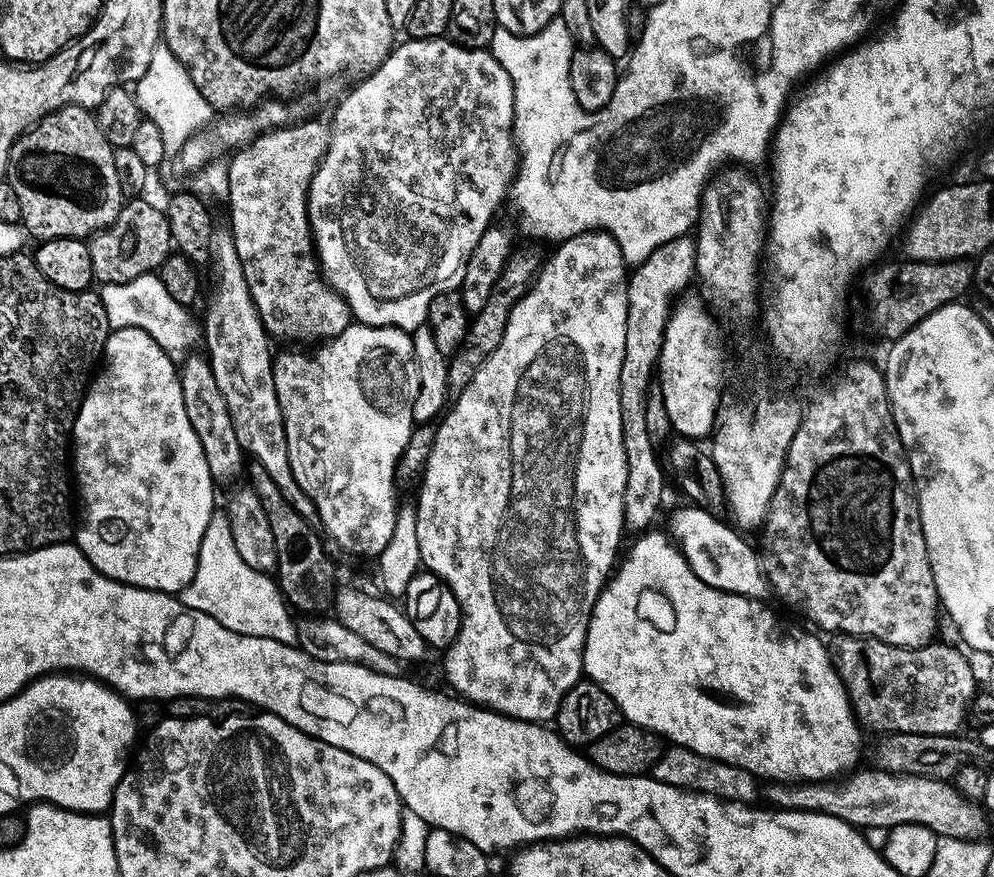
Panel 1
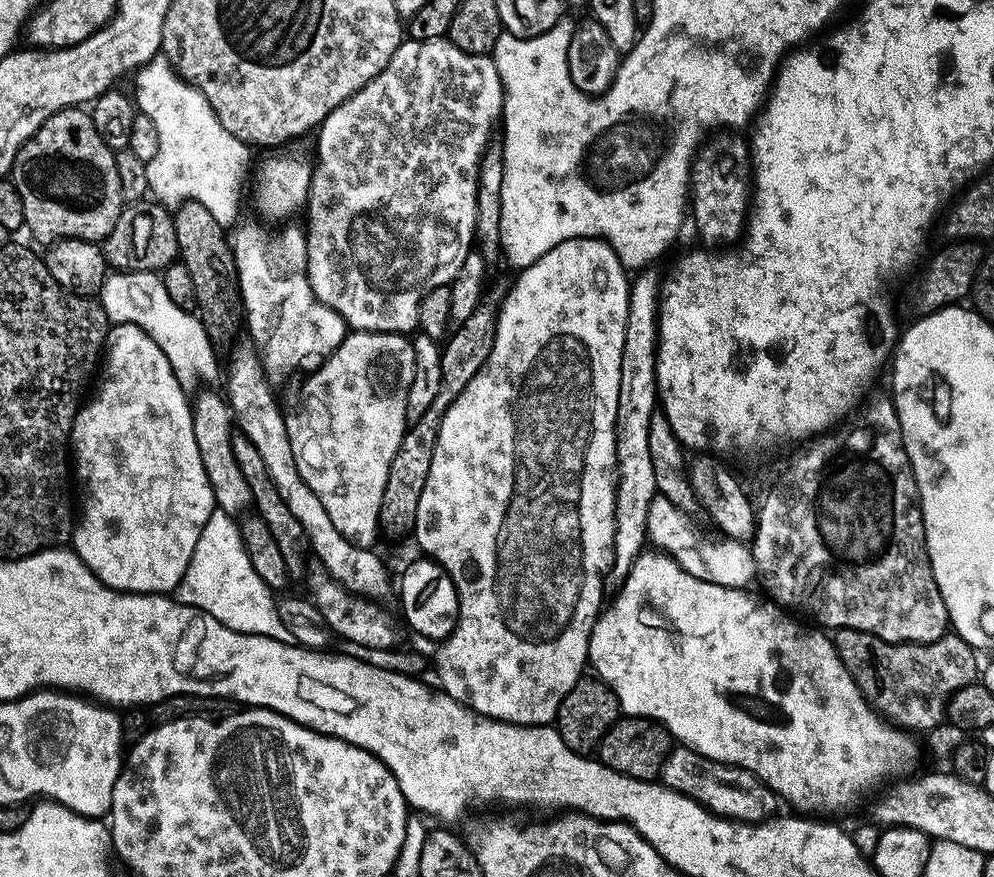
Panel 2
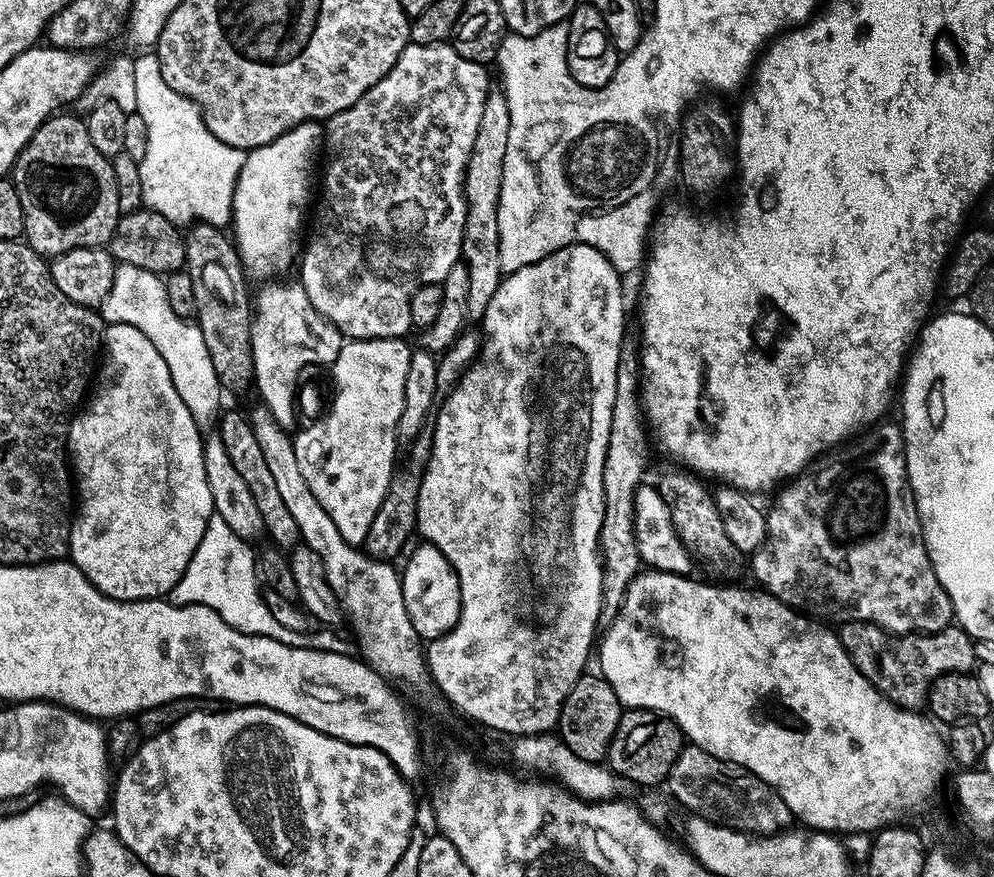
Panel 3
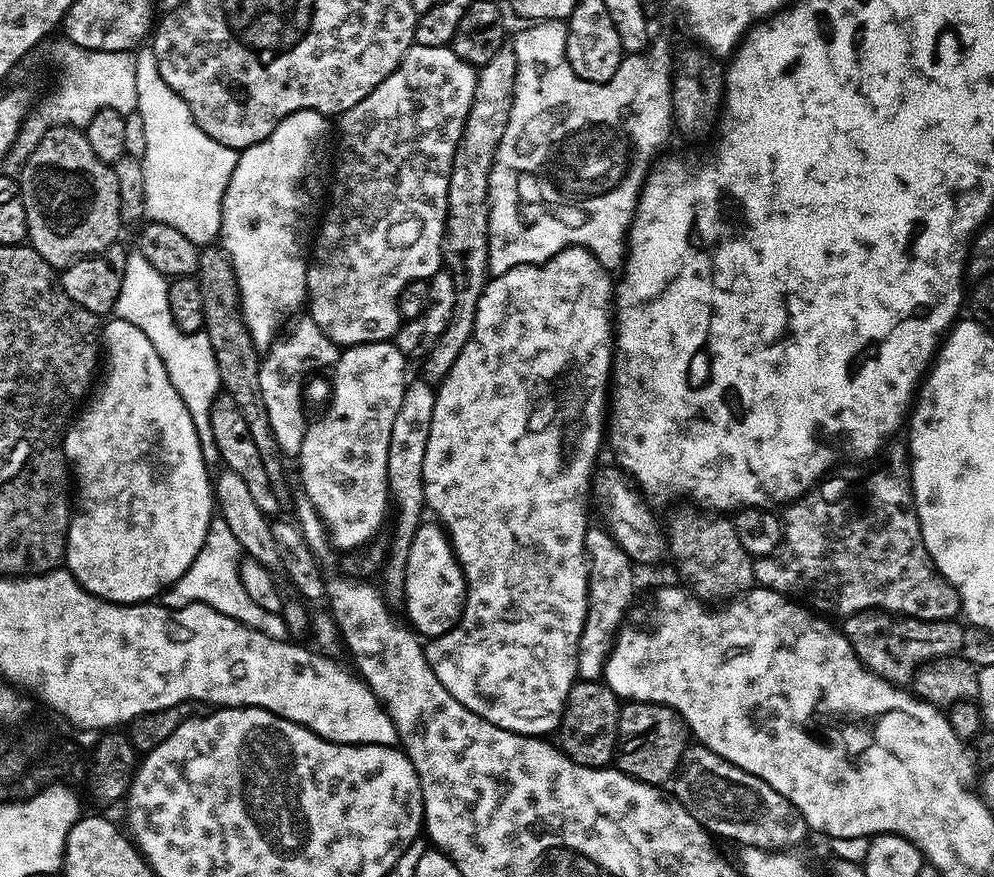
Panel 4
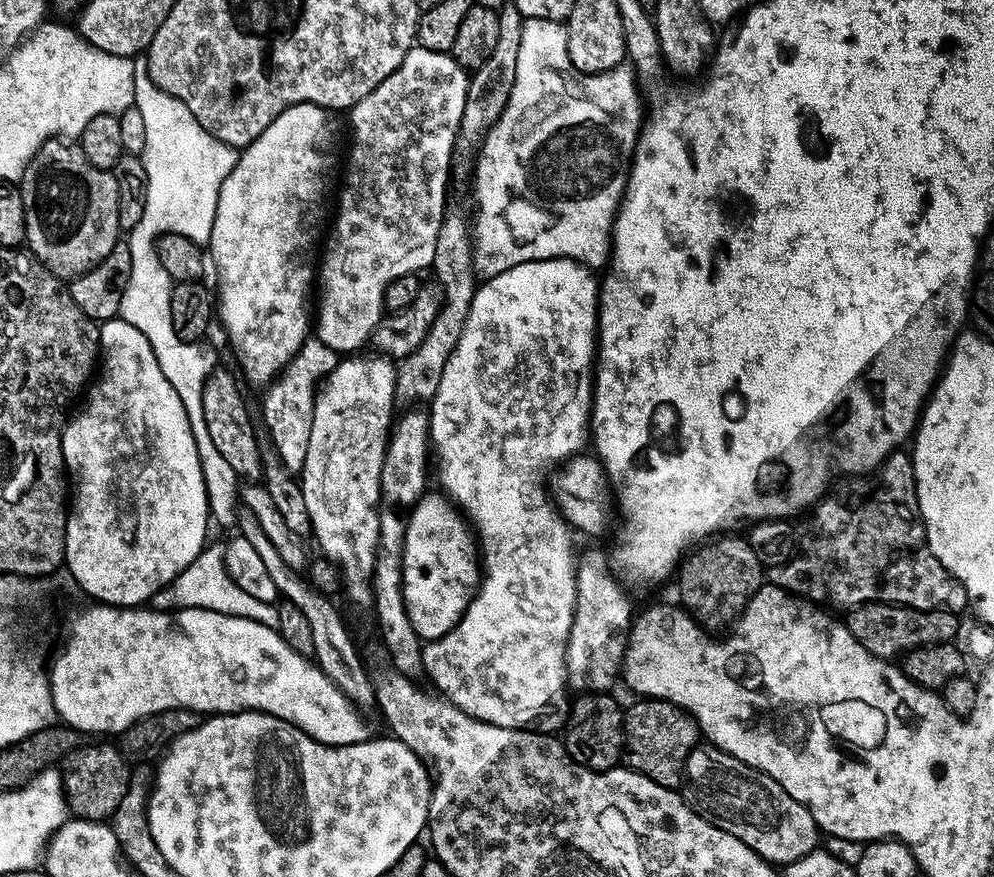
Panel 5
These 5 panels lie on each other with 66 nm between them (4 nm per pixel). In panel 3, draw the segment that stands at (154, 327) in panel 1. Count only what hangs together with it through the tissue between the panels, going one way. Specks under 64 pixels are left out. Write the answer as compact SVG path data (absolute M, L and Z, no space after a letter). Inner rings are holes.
M120 264L110 286L110 294L98 311L108 324L129 324L142 330L142 334L146 334L146 338L154 342L158 354L162 354L170 370L170 378L174 382L174 390L178 390L178 398L186 402L186 410L190 410L196 424L207 426L212 419L212 423L217 419L221 411L222 387L214 372L213 363L210 362L210 353L206 350L202 330L192 320L183 320L181 316L174 314L174 310L170 310L164 280L157 273L147 272L138 266Z

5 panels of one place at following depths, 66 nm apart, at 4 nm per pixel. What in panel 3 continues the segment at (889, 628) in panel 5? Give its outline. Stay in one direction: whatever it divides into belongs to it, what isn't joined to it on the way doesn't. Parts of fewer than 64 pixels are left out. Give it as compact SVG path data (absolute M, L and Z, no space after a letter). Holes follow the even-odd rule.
M845 620L838 635L854 666L890 702L899 708L920 710L928 703L932 681L951 672L971 673L977 667L976 645L959 626L937 632L897 636L864 620Z

